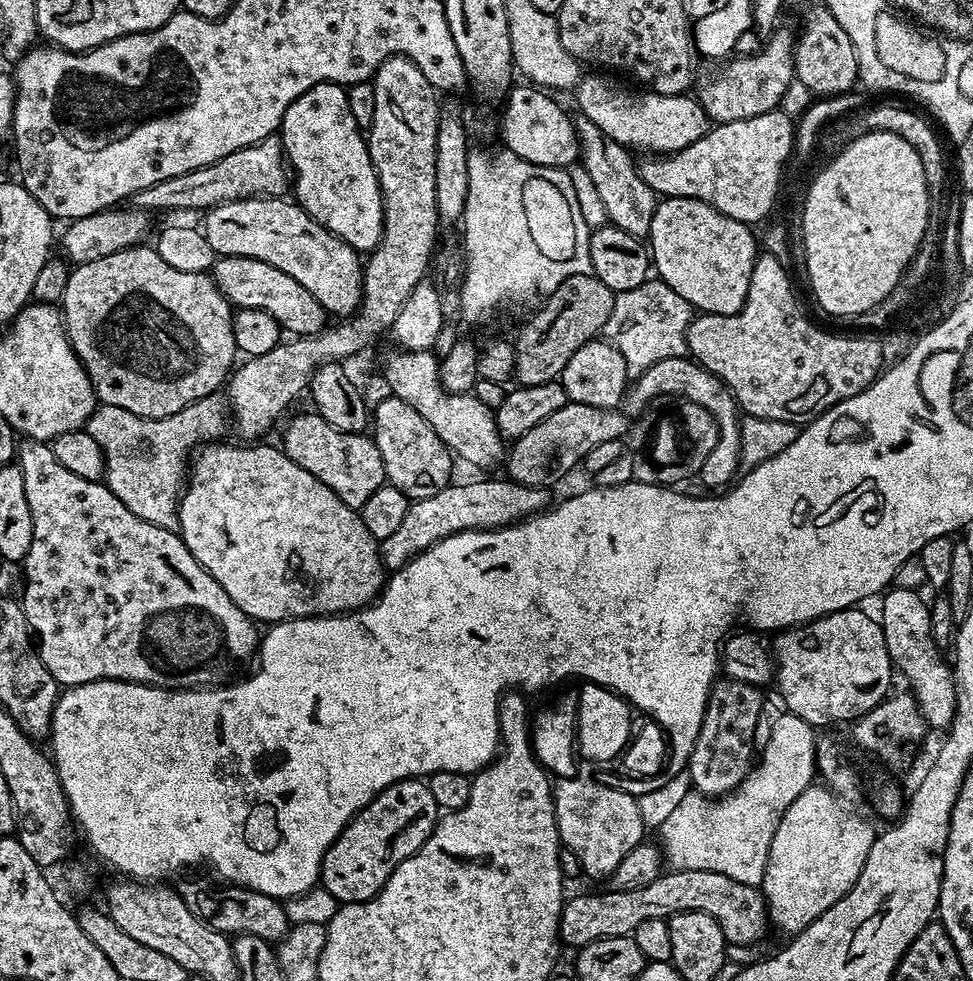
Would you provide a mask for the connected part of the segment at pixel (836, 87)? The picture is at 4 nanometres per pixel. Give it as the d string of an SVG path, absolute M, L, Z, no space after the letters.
M817 6L804 16L804 29L795 37L792 49L794 76L804 88L816 92L817 97L837 96L843 92L851 92L860 80L860 67L854 46L850 42L850 34L838 26L834 14L828 8Z

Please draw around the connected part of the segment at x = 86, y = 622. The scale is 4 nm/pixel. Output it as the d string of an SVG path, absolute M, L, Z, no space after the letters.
M21 439L18 444L18 463L22 470L22 483L26 486L26 502L30 506L30 518L34 526L34 538L30 542L28 556L23 560L24 594L22 603L28 619L28 627L32 629L38 641L40 660L50 670L57 685L89 684L95 680L126 680L130 684L153 684L156 688L210 688L231 681L232 660L248 660L257 655L258 631L251 616L247 616L214 582L214 578L201 564L194 554L184 545L180 535L170 530L162 530L162 526L154 526L126 510L122 502L108 489L107 483L99 480L78 478L78 474L70 474L58 458L54 458L51 447L42 440Z

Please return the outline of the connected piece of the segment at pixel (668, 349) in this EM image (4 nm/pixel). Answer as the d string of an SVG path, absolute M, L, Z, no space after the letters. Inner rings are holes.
M649 278L634 290L615 293L615 298L614 308L602 332L608 343L620 351L622 358L626 358L629 377L641 376L654 362L662 362L662 358L674 358L688 352L688 326L694 319L694 309L682 294L674 294L674 290L659 278Z

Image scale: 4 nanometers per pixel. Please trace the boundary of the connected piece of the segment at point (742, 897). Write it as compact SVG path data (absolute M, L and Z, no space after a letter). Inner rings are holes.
M680 870L665 871L654 882L646 886L638 886L638 890L622 890L614 892L604 890L600 892L588 892L585 896L576 896L565 899L564 909L560 915L560 939L565 945L567 943L572 950L585 948L590 942L598 942L602 938L618 938L619 936L632 936L642 922L650 918L667 920L669 916L677 916L679 912L705 912L718 922L725 941L729 945L743 944L745 946L755 945L755 940L764 936L764 931L770 928L768 909L764 902L763 891L759 887L743 885L728 878L725 874L712 873L710 870Z

